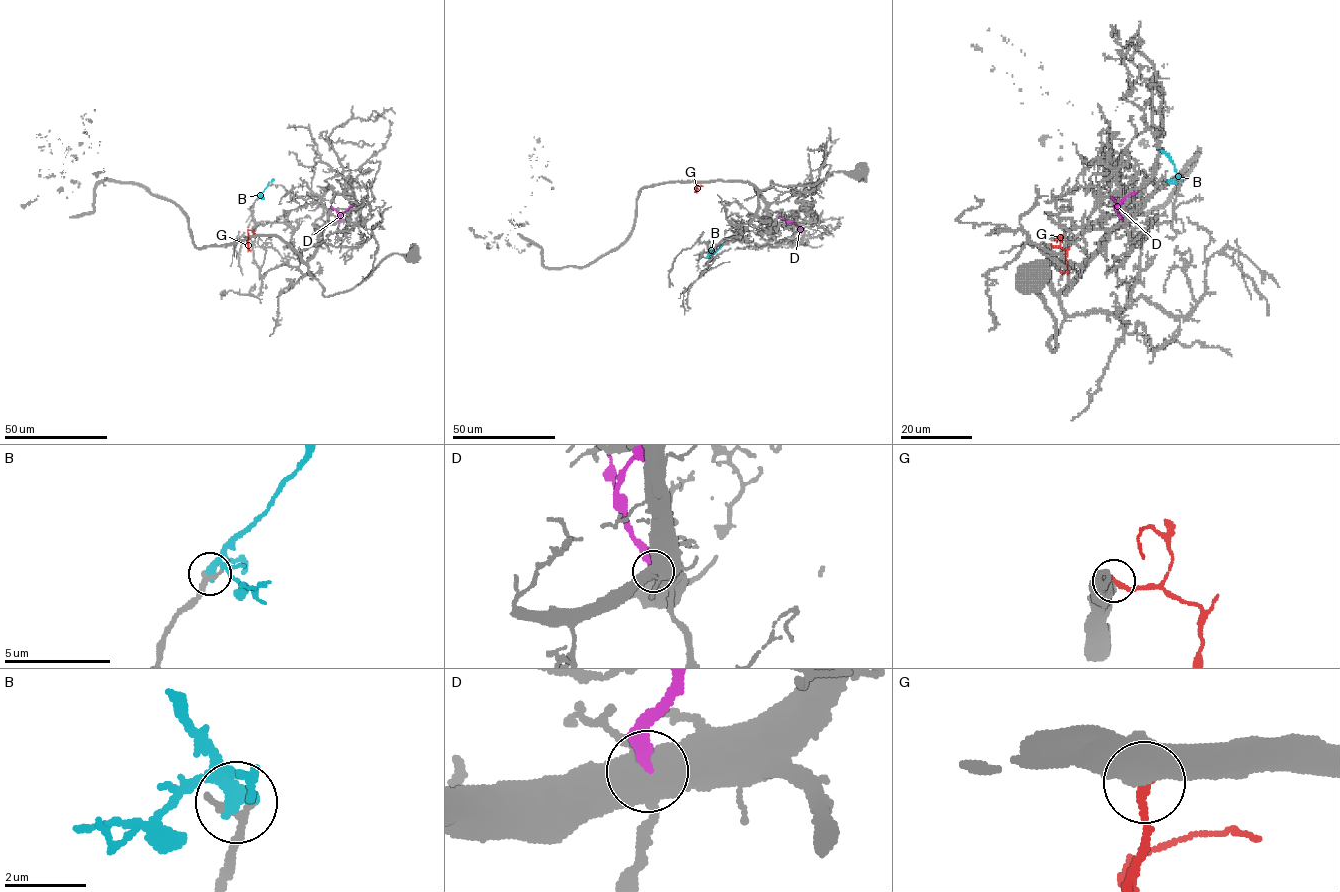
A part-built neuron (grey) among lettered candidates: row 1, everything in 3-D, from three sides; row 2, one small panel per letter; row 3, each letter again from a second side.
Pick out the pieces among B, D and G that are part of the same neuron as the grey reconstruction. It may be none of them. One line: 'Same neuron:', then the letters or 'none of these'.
Same neuron: none of these

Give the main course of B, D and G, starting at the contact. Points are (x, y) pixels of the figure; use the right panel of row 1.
B: (1180, 179), (1170, 157), (1157, 150)
D: (1123, 221), (1117, 206), (1136, 191)
G: (1052, 245), (1066, 251), (1067, 270), (1060, 272)

